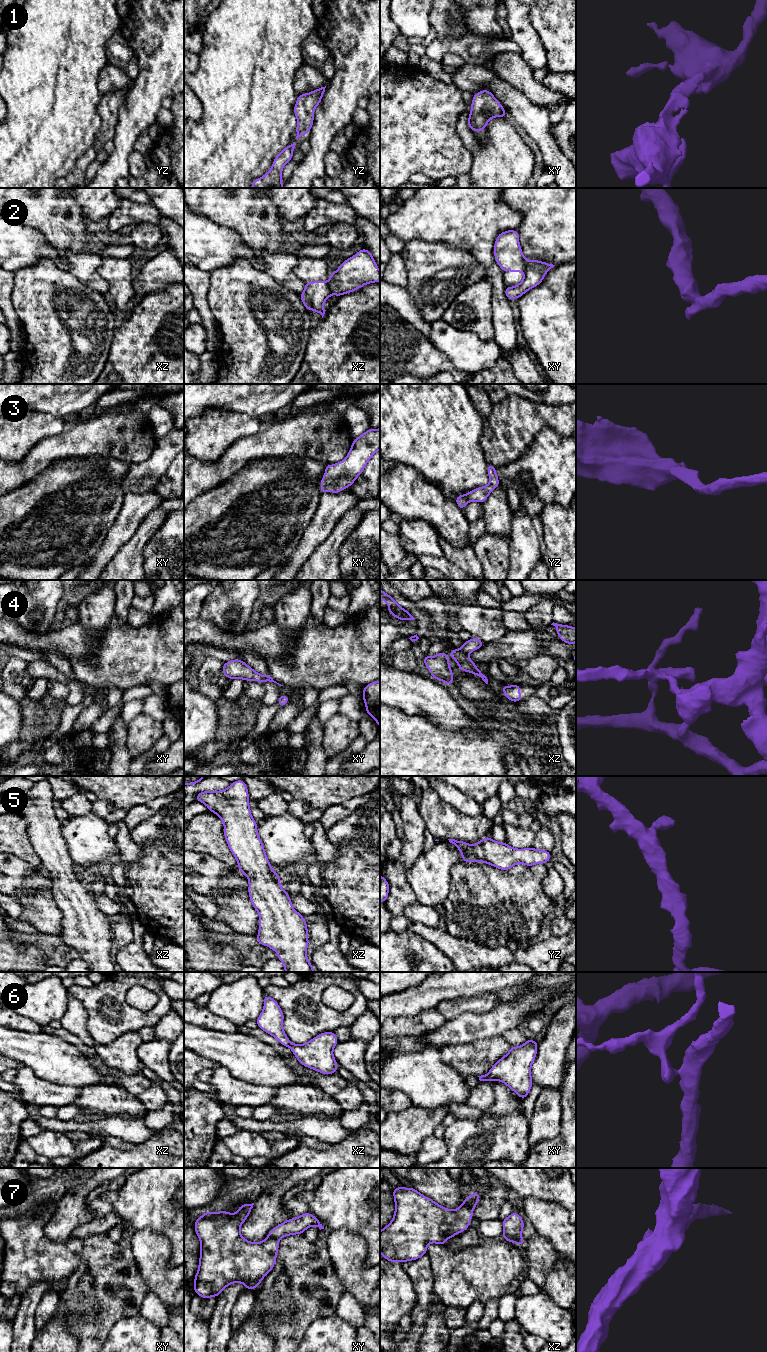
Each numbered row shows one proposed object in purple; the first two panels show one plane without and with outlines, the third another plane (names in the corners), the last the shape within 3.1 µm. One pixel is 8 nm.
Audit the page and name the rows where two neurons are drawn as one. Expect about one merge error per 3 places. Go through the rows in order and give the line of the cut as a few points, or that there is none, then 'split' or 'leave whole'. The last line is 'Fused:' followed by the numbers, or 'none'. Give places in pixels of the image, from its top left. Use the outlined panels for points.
1: cut none; leave whole
2: cut xz (327, 281), (332, 293); split
3: cut none; leave whole
4: cut xz (459, 651), (465, 654); split
5: cut none; leave whole
6: cut xz (292, 1044), (289, 1046); split
7: cut xz (464, 1199), (472, 1210); split
Fused: 2, 4, 6, 7

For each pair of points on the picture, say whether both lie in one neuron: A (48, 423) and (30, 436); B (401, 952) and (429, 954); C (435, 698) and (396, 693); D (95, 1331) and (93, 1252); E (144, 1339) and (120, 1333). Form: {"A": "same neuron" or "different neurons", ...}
{"A": "same neuron", "B": "same neuron", "C": "same neuron", "D": "same neuron", "E": "same neuron"}

